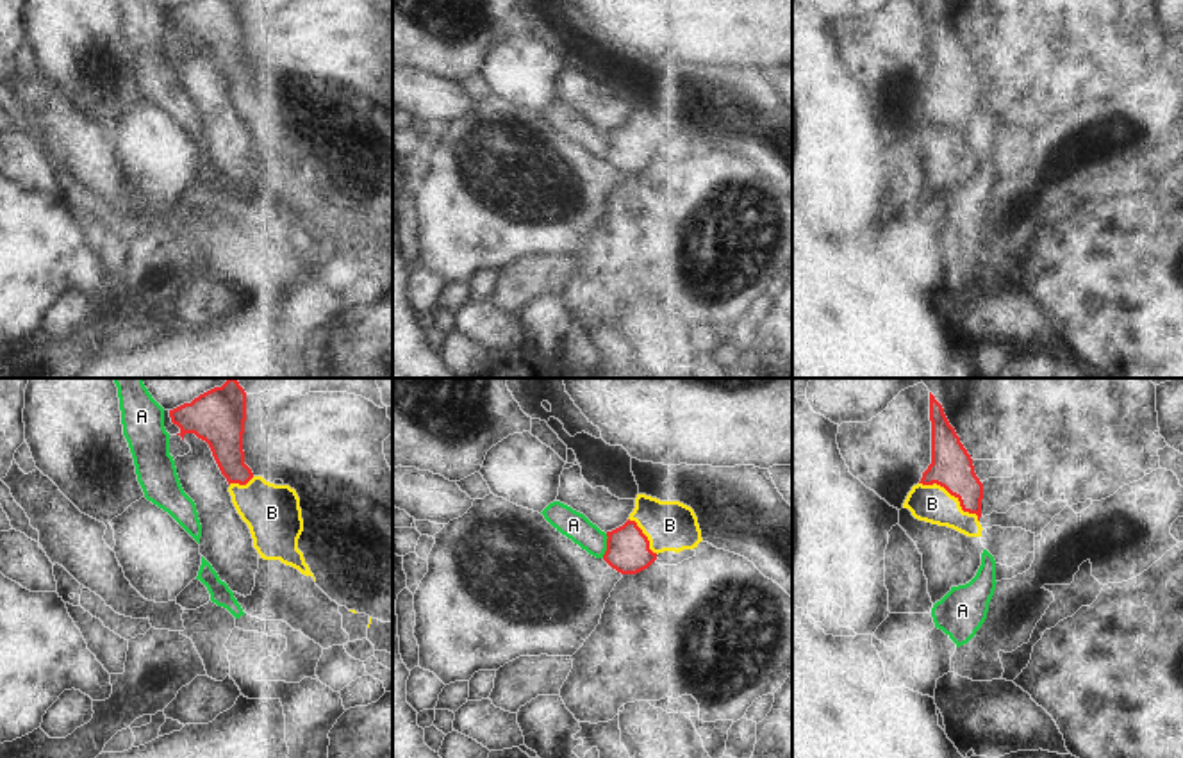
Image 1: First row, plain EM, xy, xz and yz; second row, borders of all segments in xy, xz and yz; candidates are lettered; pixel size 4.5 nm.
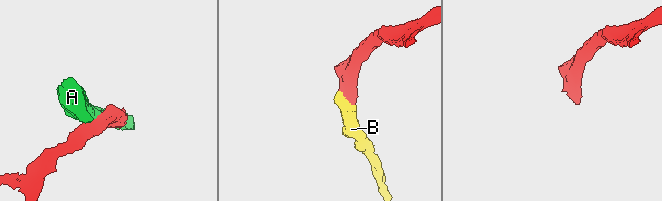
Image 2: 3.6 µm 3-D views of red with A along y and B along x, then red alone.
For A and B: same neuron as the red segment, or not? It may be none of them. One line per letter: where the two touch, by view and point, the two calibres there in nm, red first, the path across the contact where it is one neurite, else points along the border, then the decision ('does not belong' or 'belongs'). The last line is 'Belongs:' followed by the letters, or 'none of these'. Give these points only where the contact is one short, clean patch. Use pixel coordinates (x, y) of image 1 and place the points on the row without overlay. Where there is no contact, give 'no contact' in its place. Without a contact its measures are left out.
A: contact xz (607, 147); calibres 190 and 120 nm; does not belong
B: contact yz (953, 95); calibres 190 and 170 nm; way yz (951, 68), (953, 95), (937, 98), (932, 104); belongs
Belongs: B

